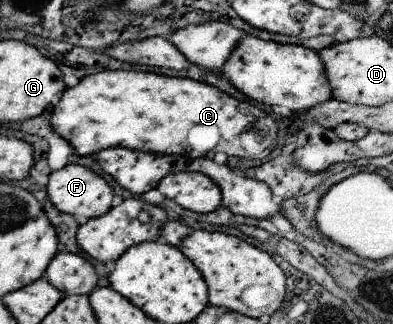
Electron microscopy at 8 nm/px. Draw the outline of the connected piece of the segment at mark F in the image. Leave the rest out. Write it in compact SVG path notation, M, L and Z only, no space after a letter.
M68 163L64 168L52 171L46 186L50 202L61 212L70 216L86 216L88 219L98 218L111 210L112 188L102 176L94 174L88 167Z

